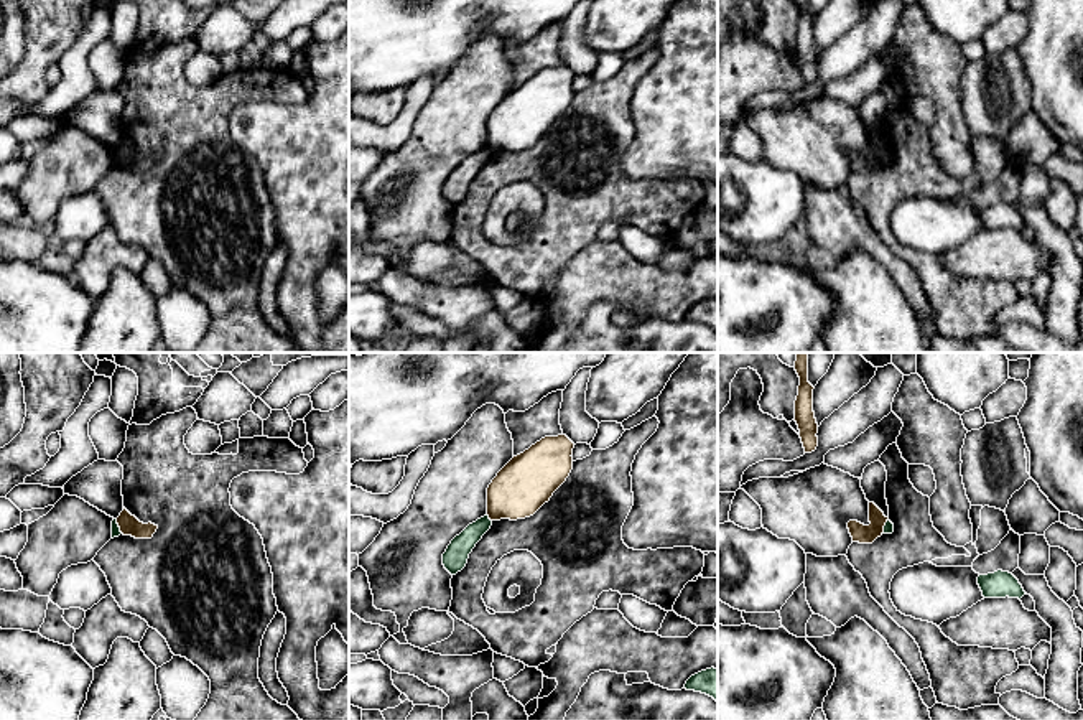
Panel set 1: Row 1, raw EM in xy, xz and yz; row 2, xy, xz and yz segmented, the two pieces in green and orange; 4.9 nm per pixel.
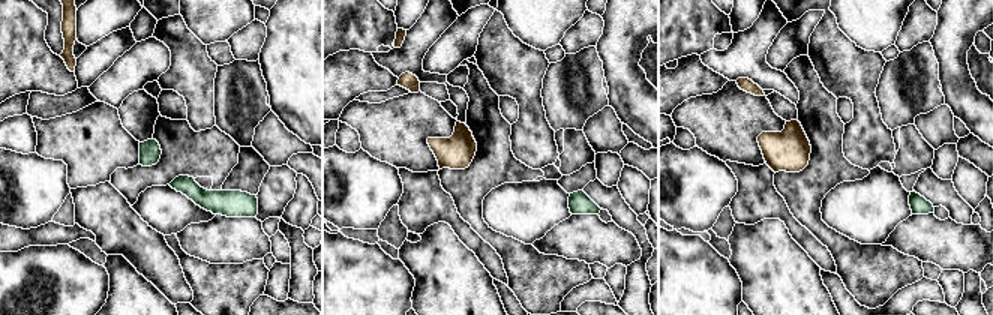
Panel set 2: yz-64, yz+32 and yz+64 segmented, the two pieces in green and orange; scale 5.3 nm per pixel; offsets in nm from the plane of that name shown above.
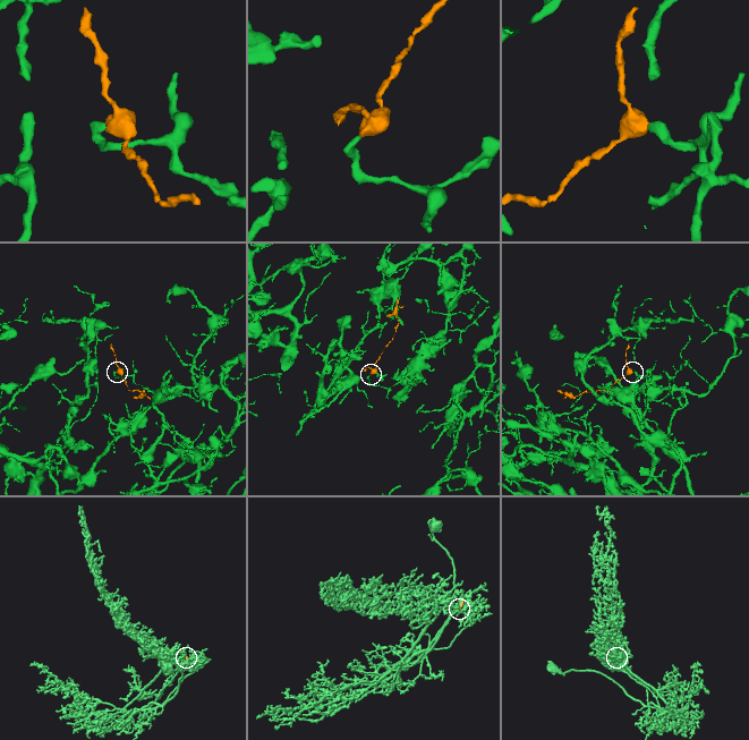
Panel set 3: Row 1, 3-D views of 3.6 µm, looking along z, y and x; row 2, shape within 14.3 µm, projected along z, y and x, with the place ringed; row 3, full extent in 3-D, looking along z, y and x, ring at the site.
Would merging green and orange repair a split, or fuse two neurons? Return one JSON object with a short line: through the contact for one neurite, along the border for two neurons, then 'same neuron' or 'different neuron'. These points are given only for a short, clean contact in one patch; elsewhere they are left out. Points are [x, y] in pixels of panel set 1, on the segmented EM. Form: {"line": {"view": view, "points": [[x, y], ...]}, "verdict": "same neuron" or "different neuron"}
{"line": {"view": "xz", "points": [[486, 514], [491, 521]]}, "verdict": "different neuron"}

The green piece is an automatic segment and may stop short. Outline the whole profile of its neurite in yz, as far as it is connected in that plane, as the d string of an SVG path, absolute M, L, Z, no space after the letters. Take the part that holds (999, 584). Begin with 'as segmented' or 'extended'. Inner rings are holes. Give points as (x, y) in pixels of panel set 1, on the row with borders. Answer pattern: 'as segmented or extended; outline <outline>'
as segmented; outline M997 570L994 573L979 575L978 585L984 598L1022 598L1025 595L1019 580L1009 573Z

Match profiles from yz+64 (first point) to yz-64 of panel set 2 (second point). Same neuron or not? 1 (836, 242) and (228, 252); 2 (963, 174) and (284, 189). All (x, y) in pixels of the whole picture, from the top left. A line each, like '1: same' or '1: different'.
1: different
2: different

